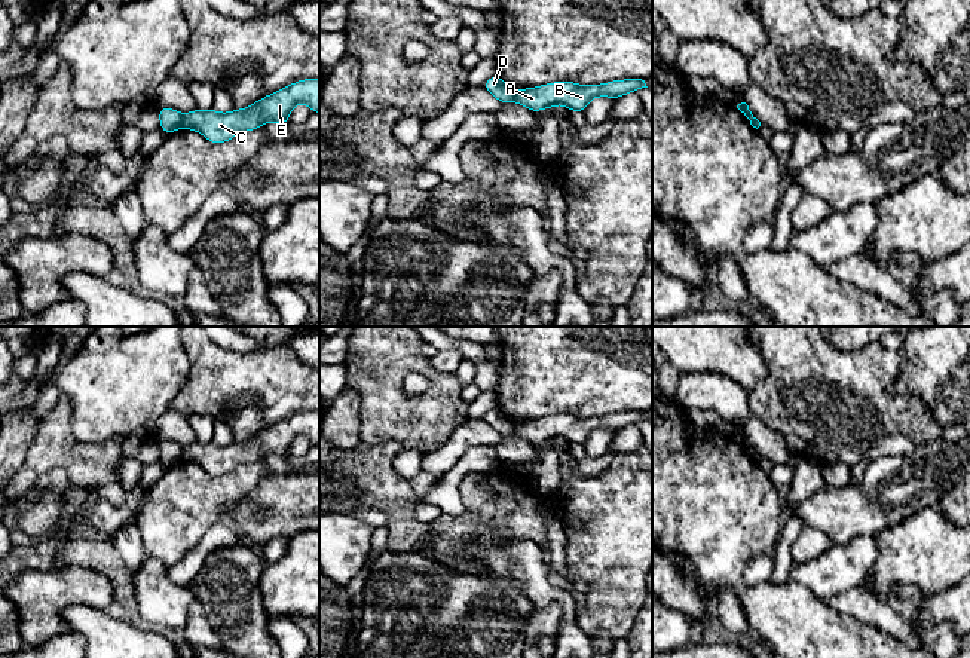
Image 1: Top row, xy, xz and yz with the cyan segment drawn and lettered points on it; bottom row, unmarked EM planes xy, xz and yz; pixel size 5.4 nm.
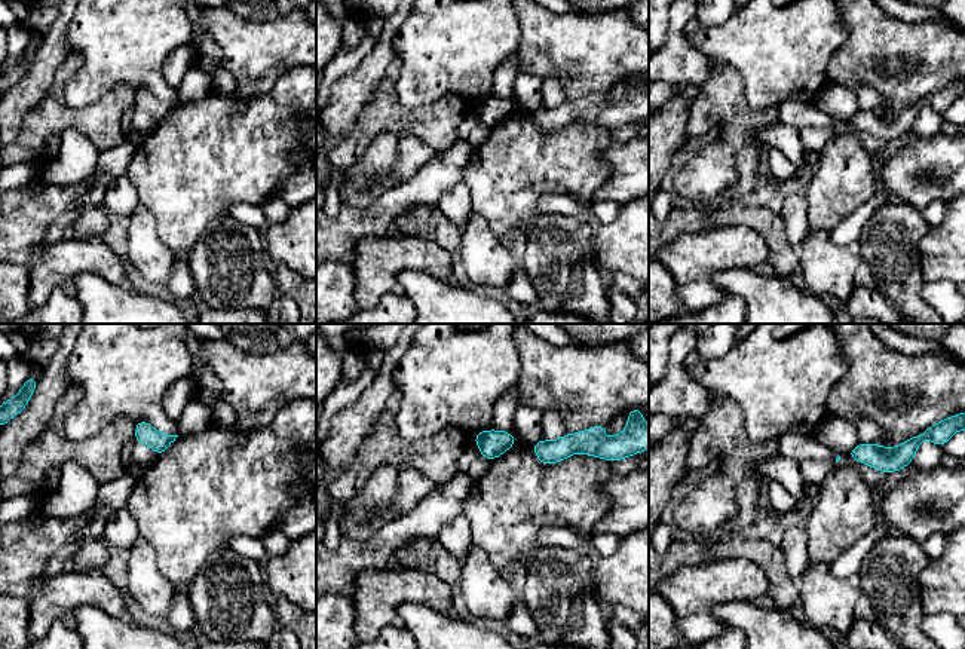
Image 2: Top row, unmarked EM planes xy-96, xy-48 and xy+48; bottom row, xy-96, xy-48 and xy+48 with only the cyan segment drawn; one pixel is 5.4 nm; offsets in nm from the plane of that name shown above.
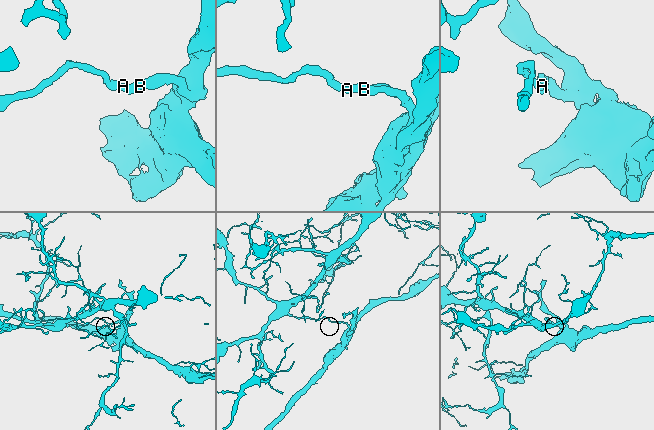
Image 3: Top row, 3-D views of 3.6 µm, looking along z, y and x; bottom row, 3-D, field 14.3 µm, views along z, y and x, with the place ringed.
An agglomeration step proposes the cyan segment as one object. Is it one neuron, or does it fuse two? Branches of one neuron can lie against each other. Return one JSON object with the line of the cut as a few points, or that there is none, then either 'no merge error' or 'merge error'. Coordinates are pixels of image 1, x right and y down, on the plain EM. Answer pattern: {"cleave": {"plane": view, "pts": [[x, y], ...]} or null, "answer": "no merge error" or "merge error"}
{"cleave": {"plane": "xy", "pts": [[183, 449], [180, 459]]}, "answer": "merge error"}

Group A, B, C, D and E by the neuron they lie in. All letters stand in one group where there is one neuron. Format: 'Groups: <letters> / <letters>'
Groups: A B C E / D

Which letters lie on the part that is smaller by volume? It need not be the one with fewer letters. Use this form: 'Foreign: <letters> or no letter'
Foreign: A, B, C, E

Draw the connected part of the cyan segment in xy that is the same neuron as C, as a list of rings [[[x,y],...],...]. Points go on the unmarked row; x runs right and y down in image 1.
[[[319,411],[294,414],[244,443],[226,447],[214,441],[208,444],[195,441],[183,449],[181,460],[198,463],[208,474],[220,477],[239,465],[260,462],[266,455],[290,457],[288,449],[299,435],[306,435],[312,446],[319,446]]]

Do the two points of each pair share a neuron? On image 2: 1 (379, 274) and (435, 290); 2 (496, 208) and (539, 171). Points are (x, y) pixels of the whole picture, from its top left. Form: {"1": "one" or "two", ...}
{"1": "two", "2": "one"}

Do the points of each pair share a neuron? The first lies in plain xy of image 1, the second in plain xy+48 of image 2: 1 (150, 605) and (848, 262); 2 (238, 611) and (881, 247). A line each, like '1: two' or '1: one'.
1: one
2: one

